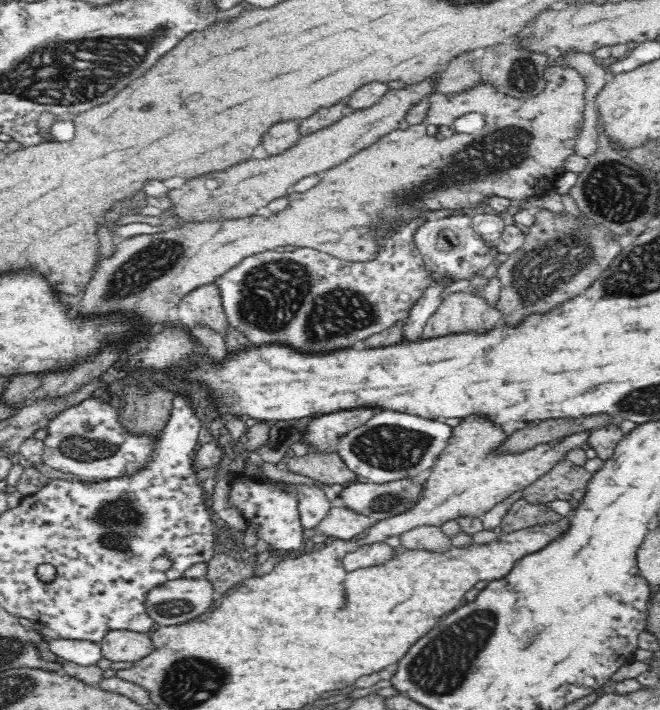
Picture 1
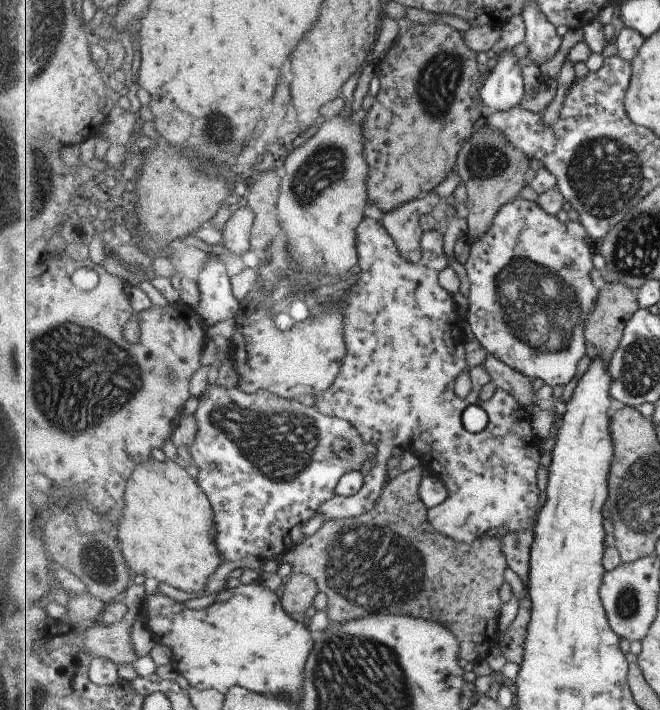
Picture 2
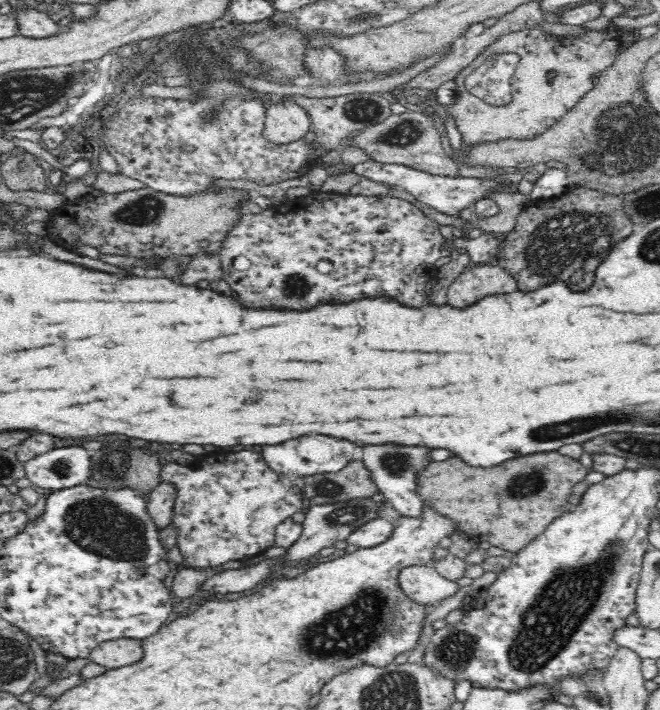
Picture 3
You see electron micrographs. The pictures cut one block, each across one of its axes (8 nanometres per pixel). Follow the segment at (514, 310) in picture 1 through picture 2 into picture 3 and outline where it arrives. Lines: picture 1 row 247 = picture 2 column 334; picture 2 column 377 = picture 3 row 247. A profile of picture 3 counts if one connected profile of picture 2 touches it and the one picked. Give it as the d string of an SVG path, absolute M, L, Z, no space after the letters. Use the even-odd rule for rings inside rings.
M578 186L562 195L528 202L518 216L514 231L501 235L504 252L498 266L516 278L520 292L548 286L554 278L562 280L570 290L588 290L596 280L598 264L632 232L633 225L622 212L622 206L620 195Z

